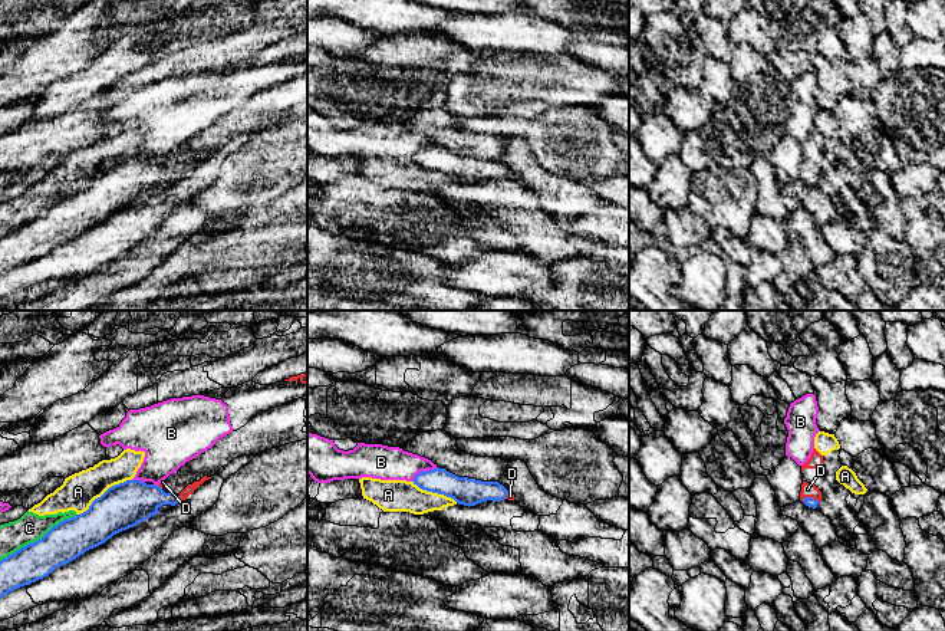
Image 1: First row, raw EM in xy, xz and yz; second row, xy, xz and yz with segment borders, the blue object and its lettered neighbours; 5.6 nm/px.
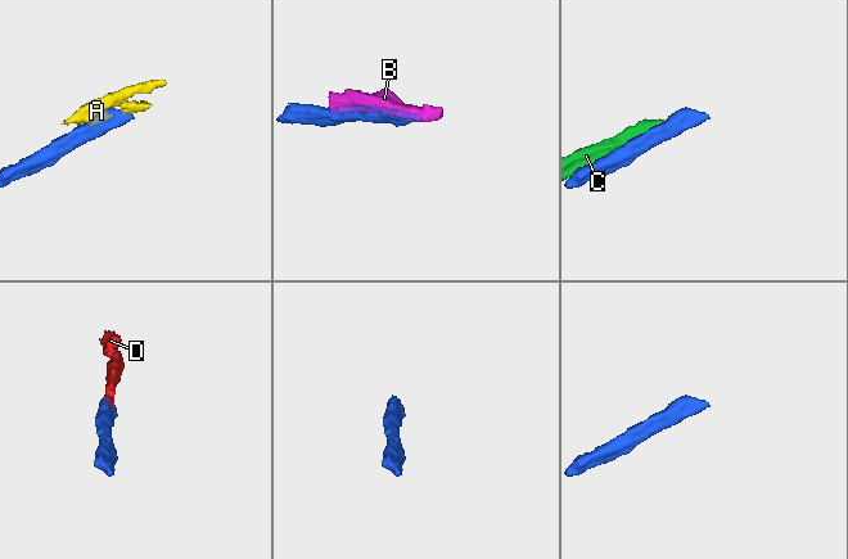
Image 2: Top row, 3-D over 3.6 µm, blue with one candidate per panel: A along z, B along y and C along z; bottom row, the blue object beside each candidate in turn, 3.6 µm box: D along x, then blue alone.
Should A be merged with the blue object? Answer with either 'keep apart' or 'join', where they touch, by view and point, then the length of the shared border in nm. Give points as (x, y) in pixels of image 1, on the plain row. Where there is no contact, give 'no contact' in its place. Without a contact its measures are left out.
keep apart; meets blue in xy at (104, 171); contact 380 nm long

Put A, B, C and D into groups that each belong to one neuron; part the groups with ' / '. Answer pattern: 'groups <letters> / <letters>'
groups A C / B / D

